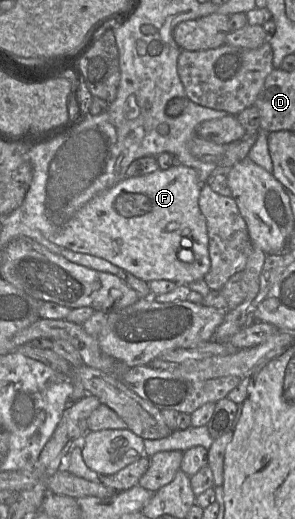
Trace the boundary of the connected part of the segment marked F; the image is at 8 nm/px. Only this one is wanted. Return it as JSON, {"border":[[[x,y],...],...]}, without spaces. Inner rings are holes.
{"border":[[[183,164],[143,176],[126,177],[78,210],[55,236],[53,243],[71,251],[103,258],[146,282],[165,279],[187,285],[204,279],[211,262],[206,219],[199,207],[203,184],[199,181],[197,171]],[[181,248],[188,248],[193,252],[192,262],[183,262],[178,258]]]}

